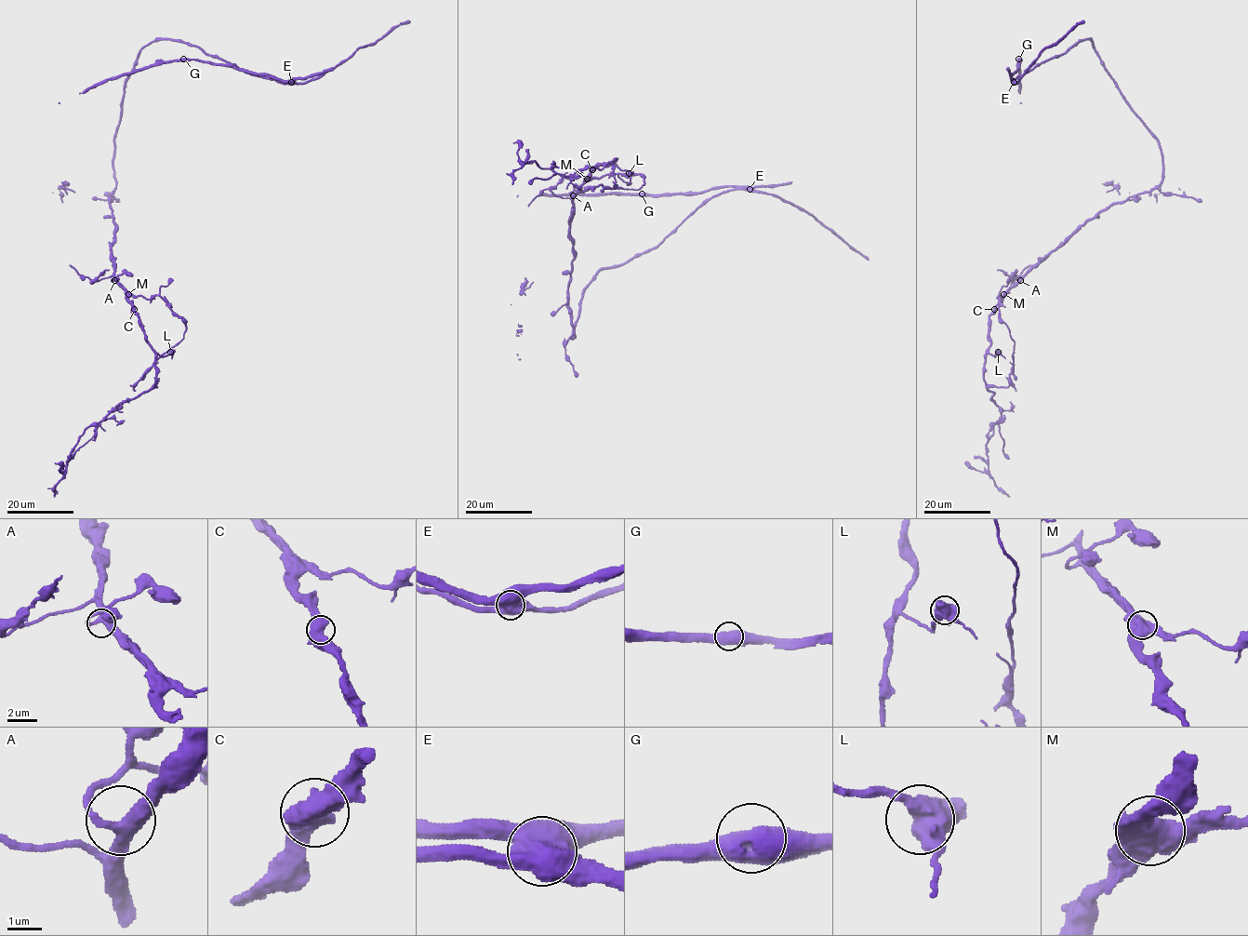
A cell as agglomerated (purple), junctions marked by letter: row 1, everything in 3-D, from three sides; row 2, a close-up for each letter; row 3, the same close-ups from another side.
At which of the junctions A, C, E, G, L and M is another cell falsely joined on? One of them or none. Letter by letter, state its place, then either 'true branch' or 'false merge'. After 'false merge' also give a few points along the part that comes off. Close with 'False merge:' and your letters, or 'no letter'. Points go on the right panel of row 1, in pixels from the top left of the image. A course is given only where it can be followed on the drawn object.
A: (1020, 280) | true branch
C: (994, 309) | true branch
E: (1014, 82) | false merge | (1014, 82), (1011, 75), (1016, 70), (1019, 60), (1020, 102), (1161, 190), (1184, 192)
G: (1018, 59) | true branch
L: (998, 352) | true branch
M: (1003, 294) | true branch
False merge: E

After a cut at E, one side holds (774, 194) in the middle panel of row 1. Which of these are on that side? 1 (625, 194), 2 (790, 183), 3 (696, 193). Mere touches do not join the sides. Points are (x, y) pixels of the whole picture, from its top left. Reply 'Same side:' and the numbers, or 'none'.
Same side: none

